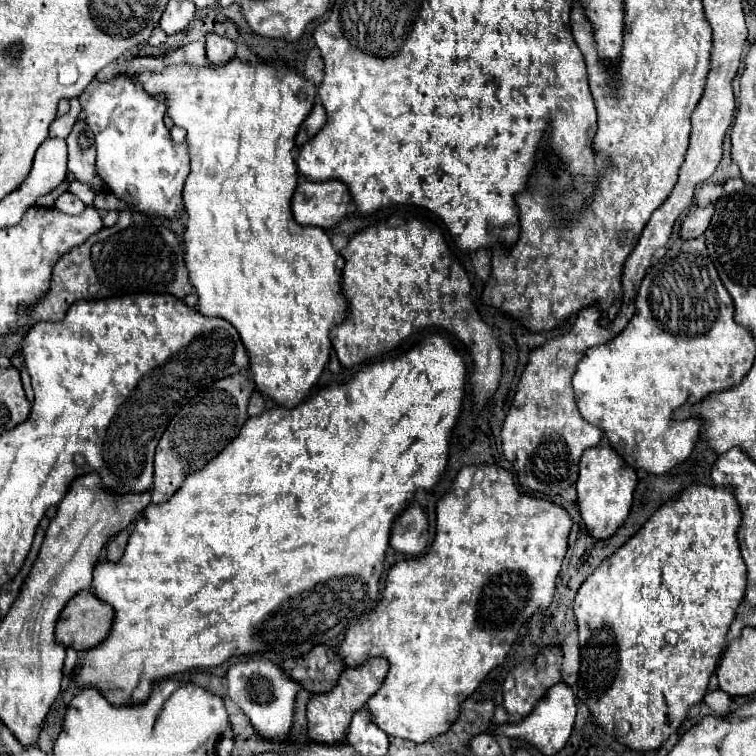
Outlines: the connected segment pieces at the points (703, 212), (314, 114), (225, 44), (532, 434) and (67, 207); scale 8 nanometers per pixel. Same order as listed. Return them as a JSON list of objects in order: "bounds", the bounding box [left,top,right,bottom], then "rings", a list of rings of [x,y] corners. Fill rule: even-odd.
[{"bounds":[680,203,714,241],"rings":[[[712,203],[706,205],[706,207],[694,207],[694,209],[686,215],[686,219],[682,221],[680,237],[686,239],[686,241],[700,237],[700,235],[708,229],[712,215],[714,215],[714,205],[712,205]]]},{"bounds":[296,101,326,147],"rings":[[[316,101],[314,109],[310,111],[310,115],[306,117],[306,121],[302,123],[302,127],[300,127],[298,135],[296,135],[296,145],[298,145],[298,147],[300,147],[300,145],[304,145],[310,137],[314,137],[314,135],[322,129],[322,125],[324,125],[324,123],[326,123],[324,107],[322,107],[322,103],[320,103],[320,101]]]},{"bounds":[206,33,236,67],"rings":[[[210,33],[210,35],[206,35],[206,55],[208,55],[208,63],[212,67],[226,65],[230,59],[236,57],[236,45],[228,37]]]},{"bounds":[502,305,612,497],"rings":[[[594,305],[590,309],[582,309],[570,331],[530,355],[530,363],[526,365],[516,389],[512,409],[502,425],[504,457],[514,465],[518,483],[548,497],[554,497],[576,483],[578,461],[584,449],[598,445],[602,439],[602,431],[586,423],[578,413],[572,393],[572,377],[578,361],[590,347],[608,343],[612,337],[612,327],[600,327],[598,321],[600,311],[594,309]]]},{"bounds":[56,191,76,215],"rings":[[[66,191],[62,193],[58,199],[56,199],[56,209],[60,209],[62,213],[68,213],[68,215],[76,215],[76,195]]]}]

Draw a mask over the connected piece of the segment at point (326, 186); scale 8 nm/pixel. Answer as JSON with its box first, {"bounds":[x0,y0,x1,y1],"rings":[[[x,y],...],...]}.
{"bounds":[292,181,350,227],"rings":[[[300,181],[292,197],[292,215],[300,225],[334,227],[348,211],[350,193],[342,181]]]}

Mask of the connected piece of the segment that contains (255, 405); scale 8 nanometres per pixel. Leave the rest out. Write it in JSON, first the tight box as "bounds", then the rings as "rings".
{"bounds":[248,391,264,417],"rings":[[[256,391],[252,397],[250,397],[250,405],[248,405],[248,417],[252,415],[260,415],[264,411],[264,397]]]}

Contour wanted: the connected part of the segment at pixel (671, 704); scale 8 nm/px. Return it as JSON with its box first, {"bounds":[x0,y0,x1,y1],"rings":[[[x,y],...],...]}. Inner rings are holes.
{"bounds":[574,485,747,753],"rings":[[[690,485],[686,487],[676,499],[664,503],[644,525],[642,529],[628,539],[612,557],[602,561],[602,565],[582,583],[578,589],[578,595],[574,599],[574,615],[578,623],[578,637],[580,637],[580,673],[578,673],[578,699],[588,705],[592,717],[596,719],[596,725],[602,727],[607,734],[613,736],[618,743],[624,747],[646,753],[646,751],[656,751],[662,747],[662,743],[678,731],[678,727],[686,721],[686,713],[692,705],[700,703],[706,689],[708,689],[708,679],[716,671],[720,653],[724,649],[728,629],[736,612],[740,601],[744,598],[747,583],[746,565],[740,557],[740,548],[736,533],[738,525],[742,521],[742,513],[738,509],[738,503],[734,501],[734,491],[728,487],[706,487],[706,485]],[[668,637],[676,637],[676,641],[668,641]]]}

